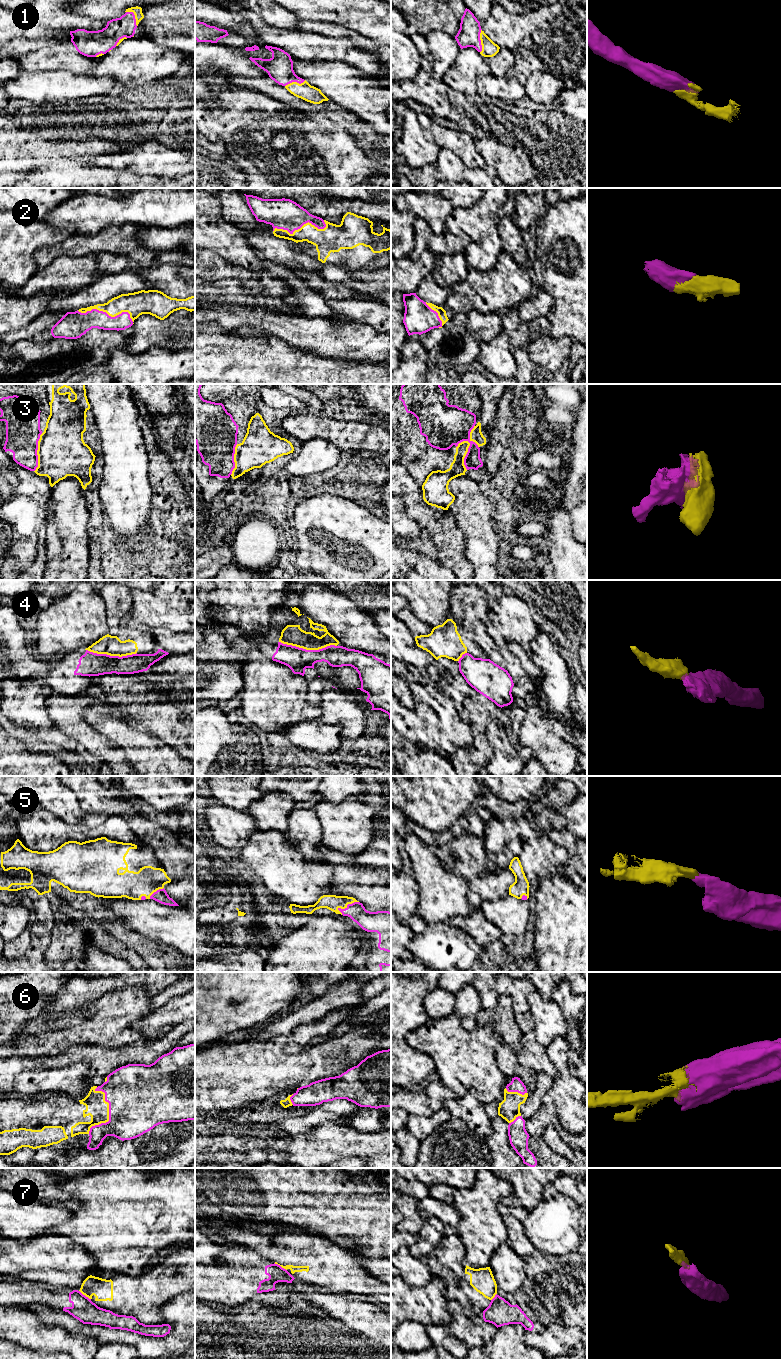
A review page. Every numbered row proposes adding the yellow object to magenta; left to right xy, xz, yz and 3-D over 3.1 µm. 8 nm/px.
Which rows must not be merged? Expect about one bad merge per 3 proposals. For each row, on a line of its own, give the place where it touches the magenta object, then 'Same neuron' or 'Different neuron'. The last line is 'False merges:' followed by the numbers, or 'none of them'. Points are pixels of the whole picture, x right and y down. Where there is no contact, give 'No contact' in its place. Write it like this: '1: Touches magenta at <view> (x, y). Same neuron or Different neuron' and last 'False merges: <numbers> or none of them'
1: Touches magenta at yz (480, 41). Same neuron
2: Touches magenta at xz (299, 228). Same neuron
3: Touches magenta at yz (469, 447). Different neuron
4: Touches magenta at xz (308, 650). Different neuron
5: Touches magenta at xz (347, 905). Same neuron
6: Touches magenta at xy (109, 1113). Same neuron
7: Touches magenta at xz (280, 1266). Different neuron
False merges: 3, 4, 7

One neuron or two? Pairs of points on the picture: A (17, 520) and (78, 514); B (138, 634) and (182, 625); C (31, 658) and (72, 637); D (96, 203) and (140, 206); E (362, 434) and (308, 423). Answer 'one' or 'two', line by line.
A: two
B: two
C: two
D: one
E: one

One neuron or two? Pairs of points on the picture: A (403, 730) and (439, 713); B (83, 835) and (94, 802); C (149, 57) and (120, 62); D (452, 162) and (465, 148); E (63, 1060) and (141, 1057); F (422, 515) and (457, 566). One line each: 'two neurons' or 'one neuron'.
A: one neuron
B: two neurons
C: one neuron
D: two neurons
E: one neuron
F: one neuron

